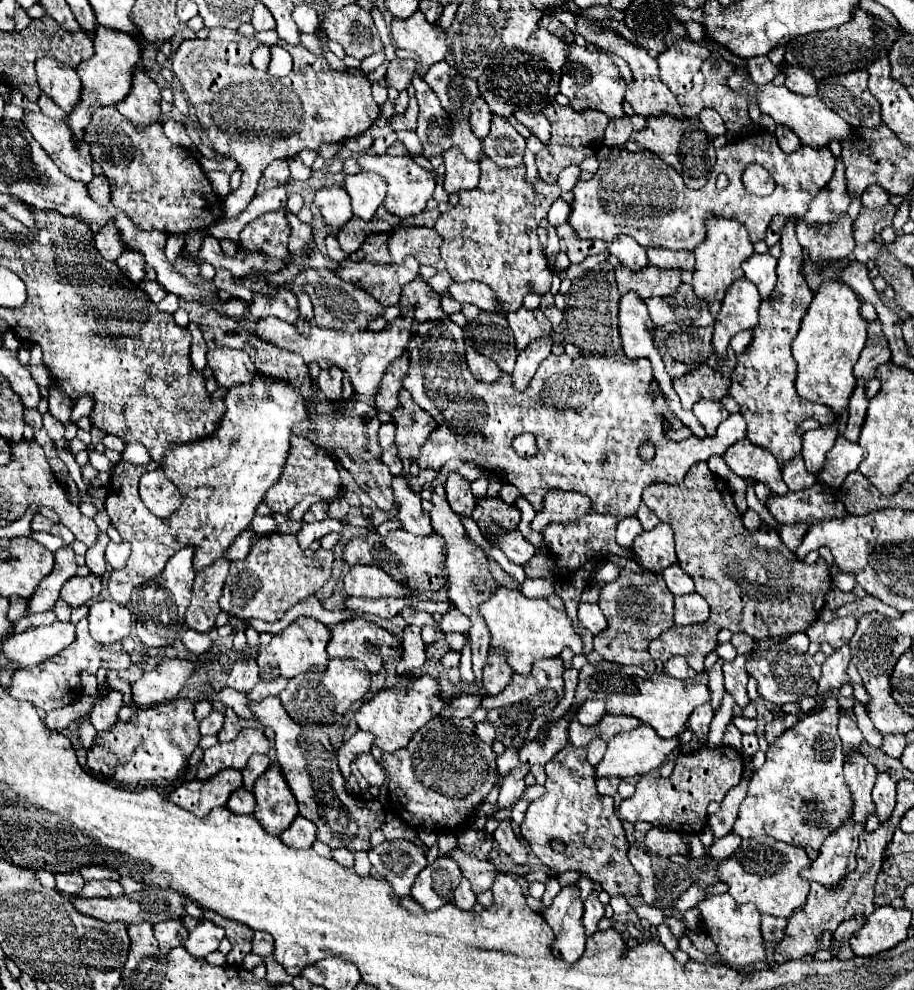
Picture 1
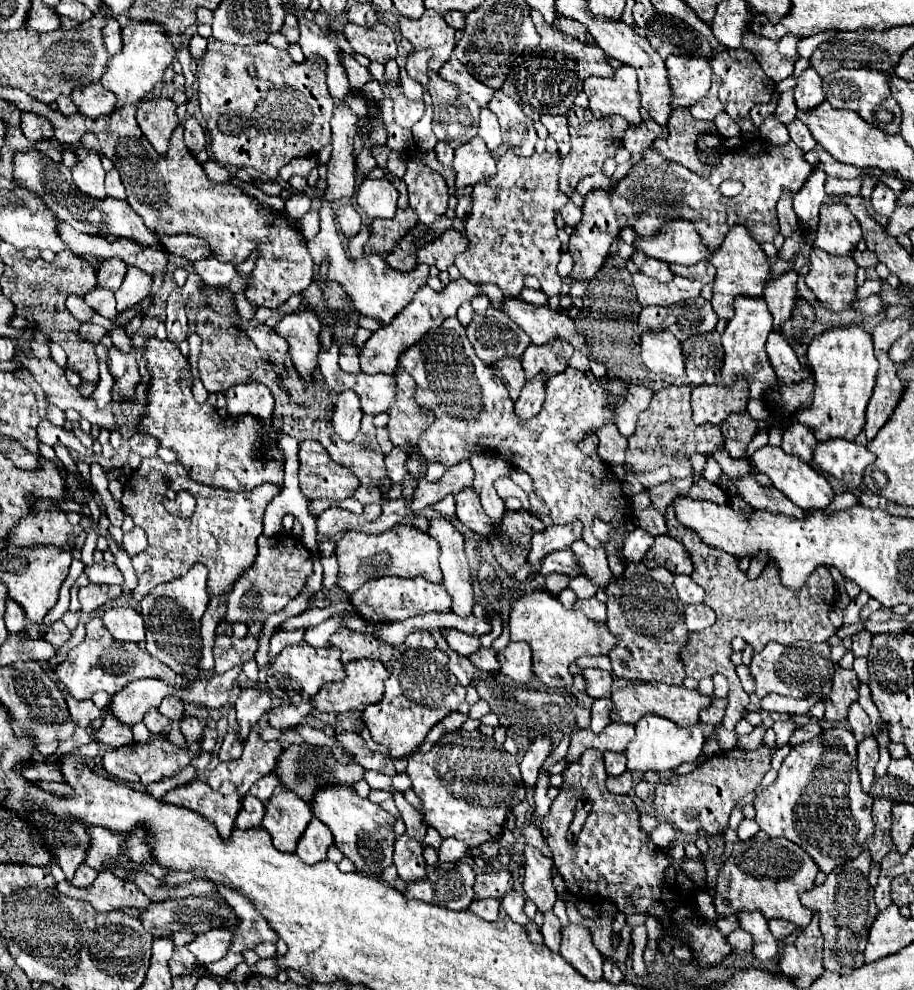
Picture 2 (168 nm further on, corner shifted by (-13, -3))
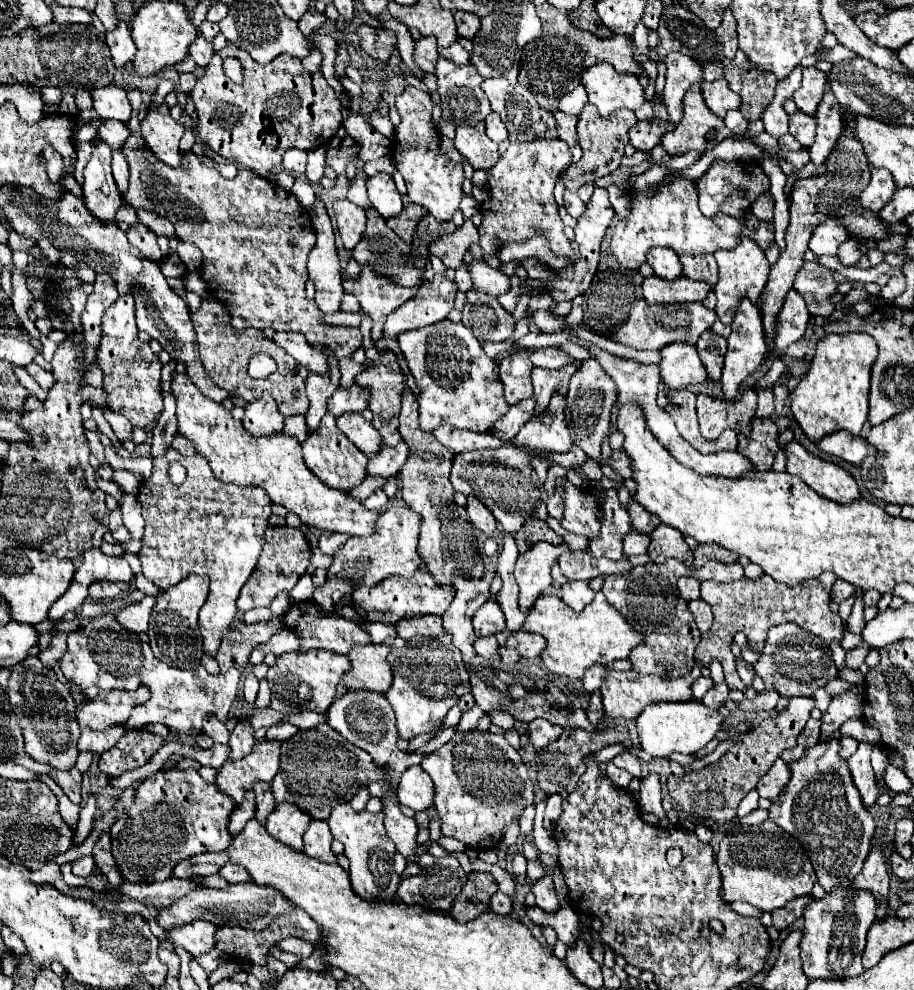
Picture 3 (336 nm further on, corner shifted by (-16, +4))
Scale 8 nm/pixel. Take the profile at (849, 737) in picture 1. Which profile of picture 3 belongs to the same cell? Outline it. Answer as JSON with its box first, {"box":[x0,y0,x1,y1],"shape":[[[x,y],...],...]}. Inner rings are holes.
{"box":[848,743,878,807],"shape":[[[860,743],[858,751],[848,759],[854,785],[858,787],[866,807],[870,807],[878,799],[878,785],[876,785],[876,777],[874,777],[872,765],[870,765],[872,749],[874,747],[870,743]]]}

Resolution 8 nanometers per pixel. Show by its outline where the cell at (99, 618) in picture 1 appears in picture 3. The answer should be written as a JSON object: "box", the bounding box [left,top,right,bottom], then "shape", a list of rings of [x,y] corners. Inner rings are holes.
{"box":[116,597,156,633],"shape":[[[144,597],[142,601],[124,607],[116,615],[116,621],[132,633],[144,633],[144,631],[148,631],[148,619],[150,619],[150,611],[152,611],[154,603],[156,603],[154,597]]]}

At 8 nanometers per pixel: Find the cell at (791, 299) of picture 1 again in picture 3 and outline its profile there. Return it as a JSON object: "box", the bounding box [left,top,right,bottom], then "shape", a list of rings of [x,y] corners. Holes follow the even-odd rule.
{"box":[808,87,840,165],"shape":[[[826,87],[826,93],[824,93],[824,99],[816,111],[816,123],[818,123],[818,129],[816,129],[816,141],[812,143],[812,147],[808,149],[810,151],[810,161],[814,165],[822,165],[826,163],[828,155],[832,153],[838,137],[840,137],[840,103],[834,99],[834,95],[830,93],[830,89]]]}

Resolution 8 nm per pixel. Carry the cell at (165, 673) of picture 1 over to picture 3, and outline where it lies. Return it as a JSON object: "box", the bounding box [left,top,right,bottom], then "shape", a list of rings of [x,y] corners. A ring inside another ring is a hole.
{"box":[76,687,148,729],"shape":[[[148,687],[136,691],[100,691],[88,705],[76,707],[76,719],[80,727],[106,729],[114,723],[124,723],[130,711],[148,701]]]}

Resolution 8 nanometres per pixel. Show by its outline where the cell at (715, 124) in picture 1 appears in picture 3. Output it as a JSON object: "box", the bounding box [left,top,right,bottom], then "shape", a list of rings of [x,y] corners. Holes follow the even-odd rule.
{"box":[724,109,748,135],"shape":[[[738,109],[728,111],[728,115],[724,117],[724,123],[732,133],[738,133],[738,135],[746,133],[746,127],[748,127],[748,121],[742,117],[742,113]]]}

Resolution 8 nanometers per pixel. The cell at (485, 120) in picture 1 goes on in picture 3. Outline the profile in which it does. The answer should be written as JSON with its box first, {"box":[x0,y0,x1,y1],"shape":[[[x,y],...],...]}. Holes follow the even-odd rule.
{"box":[484,113,508,143],"shape":[[[490,113],[486,119],[484,119],[484,125],[486,125],[486,135],[496,141],[496,143],[502,143],[508,139],[508,133],[506,133],[506,127],[500,119],[498,113]]]}

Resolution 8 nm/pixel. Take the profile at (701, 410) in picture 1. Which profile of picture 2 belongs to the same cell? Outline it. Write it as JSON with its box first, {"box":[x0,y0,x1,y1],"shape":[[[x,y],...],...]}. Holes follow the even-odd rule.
{"box":[721,412,759,458],"shape":[[[745,412],[745,414],[733,414],[733,418],[727,418],[725,426],[721,426],[721,432],[725,434],[725,448],[727,448],[729,456],[731,458],[747,458],[747,454],[745,454],[747,444],[759,432],[759,426]]]}

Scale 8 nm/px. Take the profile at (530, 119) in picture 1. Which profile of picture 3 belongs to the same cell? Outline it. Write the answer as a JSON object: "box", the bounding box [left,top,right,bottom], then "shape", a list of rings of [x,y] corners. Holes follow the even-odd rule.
{"box":[554,111,582,161],"shape":[[[554,111],[554,117],[556,117],[556,129],[558,129],[558,137],[562,141],[568,143],[568,147],[572,149],[572,159],[578,161],[582,157],[582,149],[576,141],[576,123],[578,123],[578,117],[576,115],[566,115],[562,111]]]}

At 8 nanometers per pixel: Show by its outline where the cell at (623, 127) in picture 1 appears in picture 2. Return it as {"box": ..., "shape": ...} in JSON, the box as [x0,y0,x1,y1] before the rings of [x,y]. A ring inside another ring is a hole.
{"box":[623,119,668,156],"shape":[[[652,119],[643,121],[641,126],[629,126],[629,130],[625,132],[625,138],[623,138],[623,148],[627,148],[631,154],[639,156],[645,150],[649,150],[649,146],[653,144],[653,138],[656,136],[667,137],[668,130]]]}

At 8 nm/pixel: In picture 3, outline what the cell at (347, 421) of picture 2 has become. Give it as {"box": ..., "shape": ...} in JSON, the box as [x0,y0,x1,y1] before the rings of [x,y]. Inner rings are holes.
{"box":[336,413,382,457],"shape":[[[344,413],[340,417],[336,417],[338,429],[360,449],[364,451],[368,457],[376,455],[380,451],[382,445],[382,437],[380,433],[372,427],[370,421],[366,421],[362,415],[358,413]]]}

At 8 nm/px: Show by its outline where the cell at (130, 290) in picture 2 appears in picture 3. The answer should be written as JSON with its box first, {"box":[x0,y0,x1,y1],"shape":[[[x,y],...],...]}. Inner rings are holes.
{"box":[98,293,162,427],"shape":[[[126,293],[102,317],[102,339],[98,347],[100,367],[104,371],[104,391],[108,393],[108,407],[122,413],[136,427],[152,425],[162,411],[160,369],[162,363],[147,343],[140,341],[134,321],[134,297]]]}

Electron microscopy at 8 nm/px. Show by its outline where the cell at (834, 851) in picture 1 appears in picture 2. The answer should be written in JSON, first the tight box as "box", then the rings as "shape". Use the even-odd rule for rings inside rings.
{"box":[801,852,879,974],"shape":[[[863,852],[859,858],[847,862],[841,870],[833,870],[821,886],[815,886],[813,890],[801,894],[801,904],[811,914],[819,914],[819,926],[825,938],[823,966],[829,972],[851,974],[855,968],[863,964],[863,950],[867,946],[869,926],[875,922],[879,912],[867,876],[869,876],[869,858],[865,858]]]}

